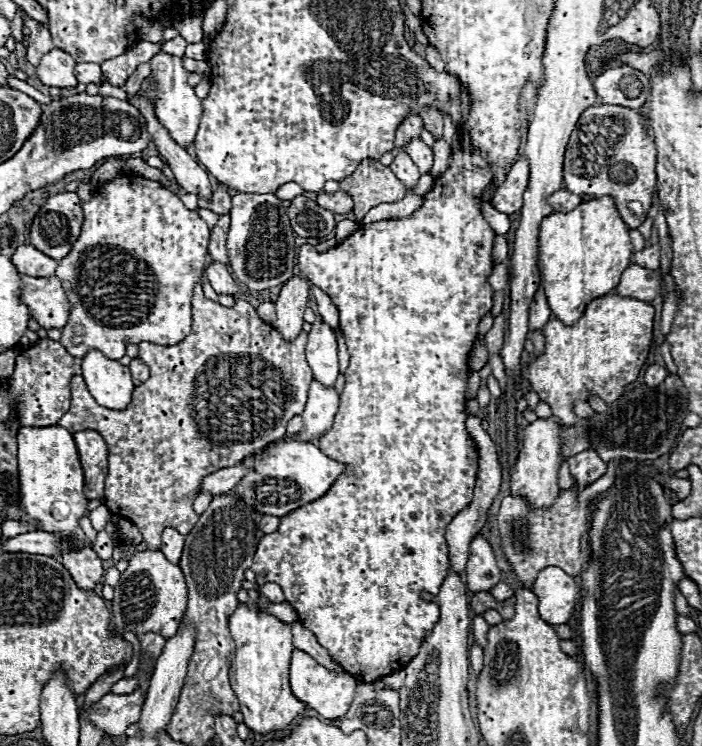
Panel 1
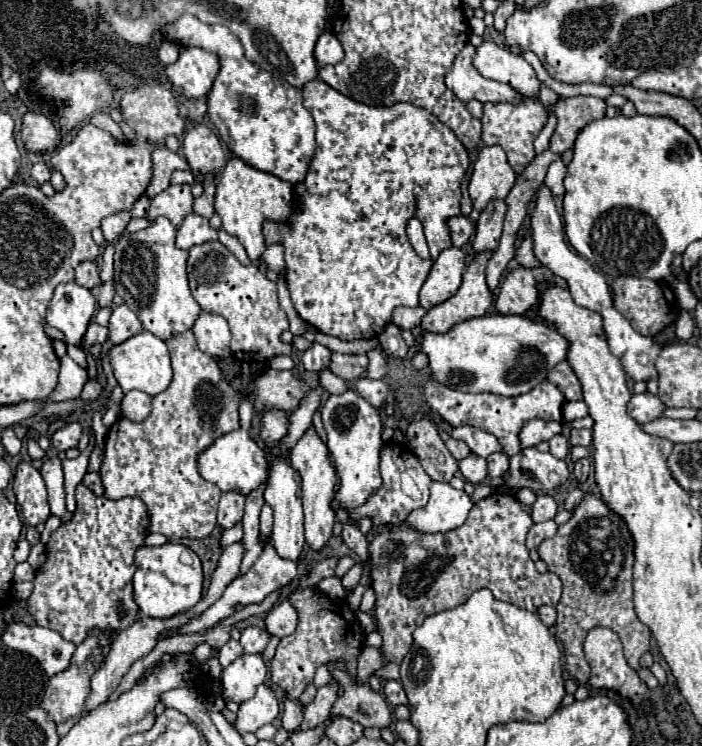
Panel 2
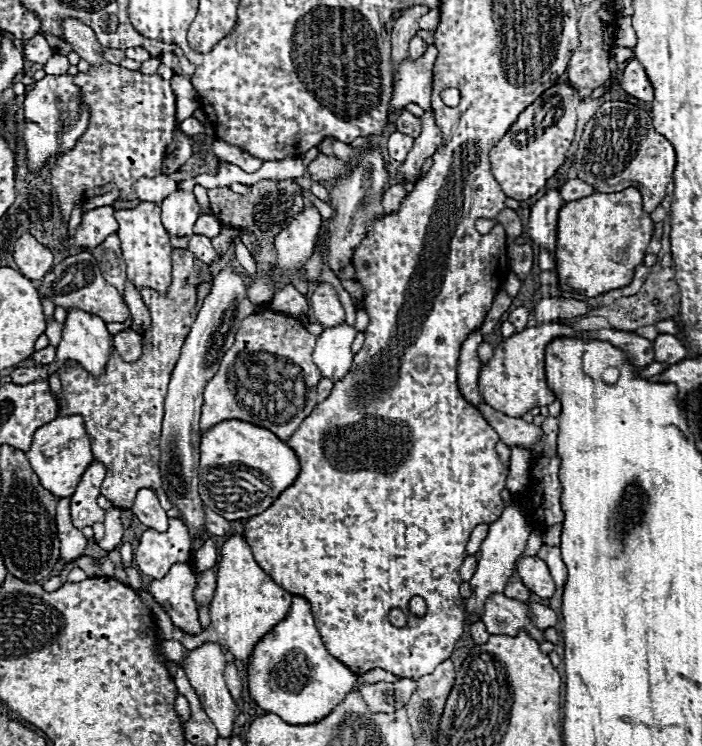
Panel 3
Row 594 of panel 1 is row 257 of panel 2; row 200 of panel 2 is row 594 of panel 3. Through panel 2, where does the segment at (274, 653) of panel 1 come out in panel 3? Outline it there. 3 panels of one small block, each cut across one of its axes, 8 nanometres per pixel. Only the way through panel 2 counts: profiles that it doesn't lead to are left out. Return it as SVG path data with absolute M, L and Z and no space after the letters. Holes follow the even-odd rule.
M240 534L230 536L222 544L216 580L218 580L218 586L216 586L214 600L210 604L210 628L204 630L206 634L198 634L198 636L186 636L184 632L180 632L178 628L174 628L174 624L170 622L168 614L154 602L154 598L146 590L134 588L134 592L142 598L144 606L152 612L158 628L164 632L164 638L178 638L178 642L182 642L188 650L194 650L194 648L198 648L204 642L214 642L218 646L224 646L242 664L248 664L250 656L252 656L252 652L256 648L256 644L280 620L286 618L294 596L290 592L282 590L278 584L274 584L270 580L270 576L256 564L246 538L240 536Z

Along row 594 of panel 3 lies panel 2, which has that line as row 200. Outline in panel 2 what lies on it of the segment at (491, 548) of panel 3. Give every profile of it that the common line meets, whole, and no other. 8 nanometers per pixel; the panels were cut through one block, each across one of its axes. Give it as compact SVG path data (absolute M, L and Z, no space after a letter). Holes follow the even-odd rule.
M482 146L472 166L468 194L474 204L474 210L482 208L492 198L506 198L514 186L516 174L506 160L506 152L500 146Z

